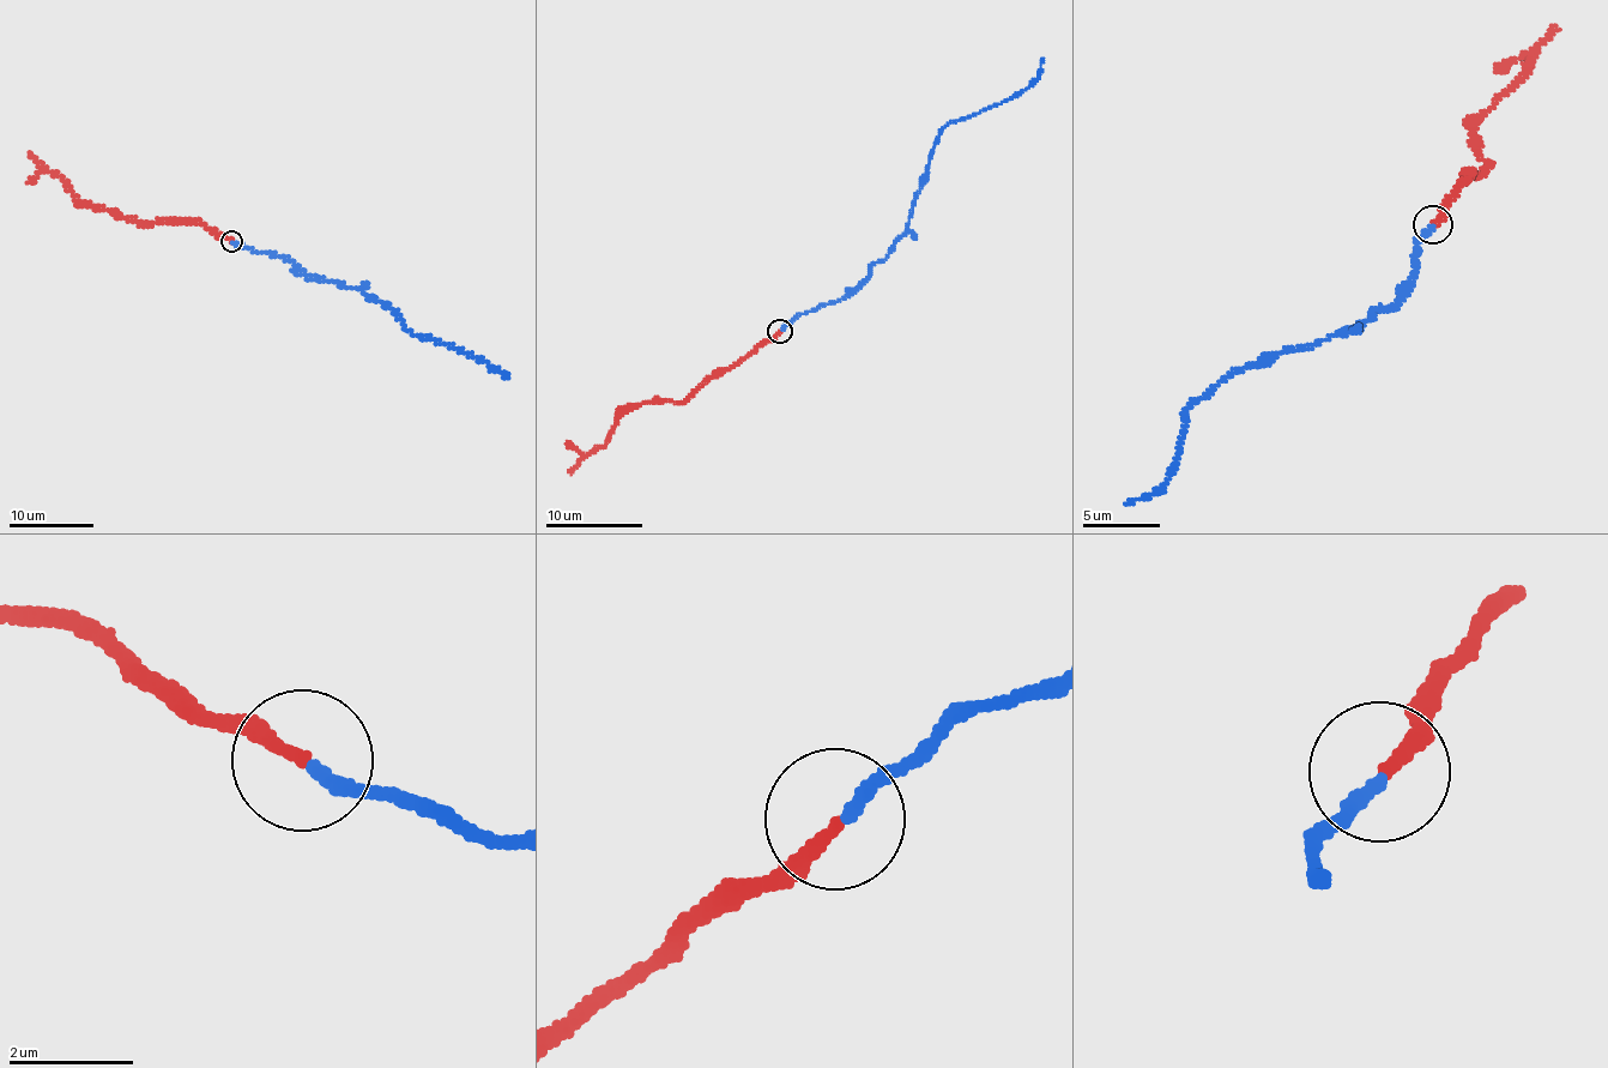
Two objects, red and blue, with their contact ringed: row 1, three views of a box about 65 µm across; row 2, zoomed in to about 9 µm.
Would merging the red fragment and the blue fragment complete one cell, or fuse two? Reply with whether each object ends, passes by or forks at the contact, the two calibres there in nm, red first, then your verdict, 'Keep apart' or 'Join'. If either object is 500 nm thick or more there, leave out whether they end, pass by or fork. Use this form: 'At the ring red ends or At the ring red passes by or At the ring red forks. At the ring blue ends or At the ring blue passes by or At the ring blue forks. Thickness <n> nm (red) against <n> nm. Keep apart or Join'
At the ring red ends. At the ring blue ends. Thickness 220 nm (red) against 220 nm. Keep apart

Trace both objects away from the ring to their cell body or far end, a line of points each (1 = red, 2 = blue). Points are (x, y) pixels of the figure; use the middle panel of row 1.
1: (779, 330), (699, 384), (681, 400), (652, 400), (630, 409), (617, 420), (606, 444), (585, 454), (564, 444)
2: (781, 330), (803, 314), (834, 303), (886, 258), (906, 230), (938, 132), (1013, 100), (1032, 84), (1044, 58)

